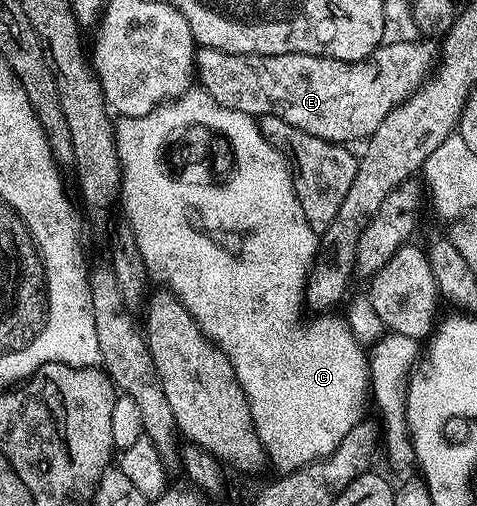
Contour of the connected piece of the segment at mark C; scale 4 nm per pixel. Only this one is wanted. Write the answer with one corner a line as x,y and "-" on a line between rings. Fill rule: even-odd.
192,87
183,93
182,96
176,98
173,102
168,102
165,105
161,105
149,113
149,115
141,115
140,117
119,117
117,124
114,126
115,132
115,147
119,152
119,163
123,166
123,184
121,186
121,192
123,192
123,213
127,216
126,224
129,226
132,235
137,239
137,247
141,251
141,259
145,259
145,267
147,268
148,274
152,278
155,277
160,281
160,286
166,287
170,292
174,293
178,297
180,303
186,307
189,311
189,315
193,315
195,322
203,328
203,334
214,341
222,353
227,356
229,363
233,367
233,371
237,375
237,379
241,383
241,387
245,391
247,396
247,402
251,408
251,421
255,425
257,435
261,439
263,444
263,450
267,453
267,460
273,466
276,465
279,468
280,474
292,473
297,471
301,467
305,467
309,463
321,460
322,457
328,457
330,453
335,450
336,447
341,443
341,439
345,439
345,435
349,435
349,431
356,428
360,424
359,422
359,403
364,395
368,394
369,382
368,382
368,354
365,352
364,346
360,345
359,342
355,341
350,332
347,330
346,320
340,319
339,321
335,315
319,315
314,318
315,323
311,323
302,329
301,326
297,325
299,319
299,307
300,309
304,306
303,299
303,288
307,286
307,277
311,273
311,264
315,258
315,252
319,246
319,239
317,234
309,227
309,221
305,219
305,211
301,211
301,199
297,199
297,191
295,190
295,178
292,174
290,164
286,157
284,157
281,151
277,151
268,141
265,139
265,135
261,135
259,130
259,123
256,118
251,117
247,113
241,111
233,111
229,107
221,107
221,103
217,103
217,99
213,99
208,95
201,87

